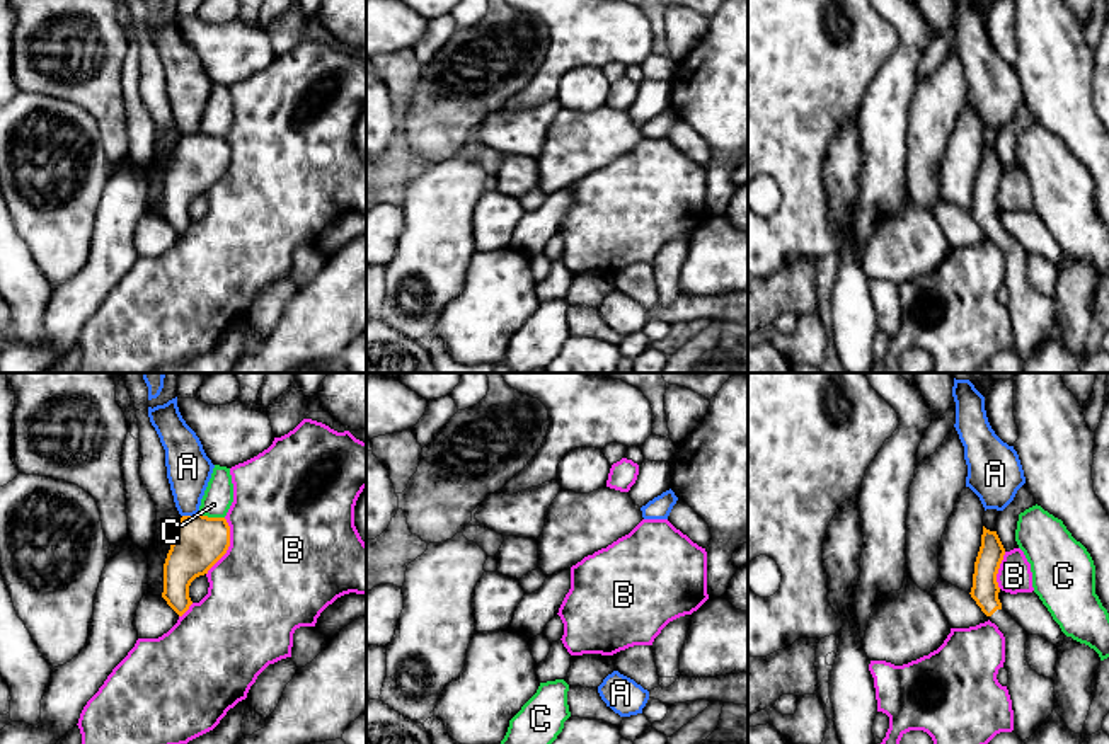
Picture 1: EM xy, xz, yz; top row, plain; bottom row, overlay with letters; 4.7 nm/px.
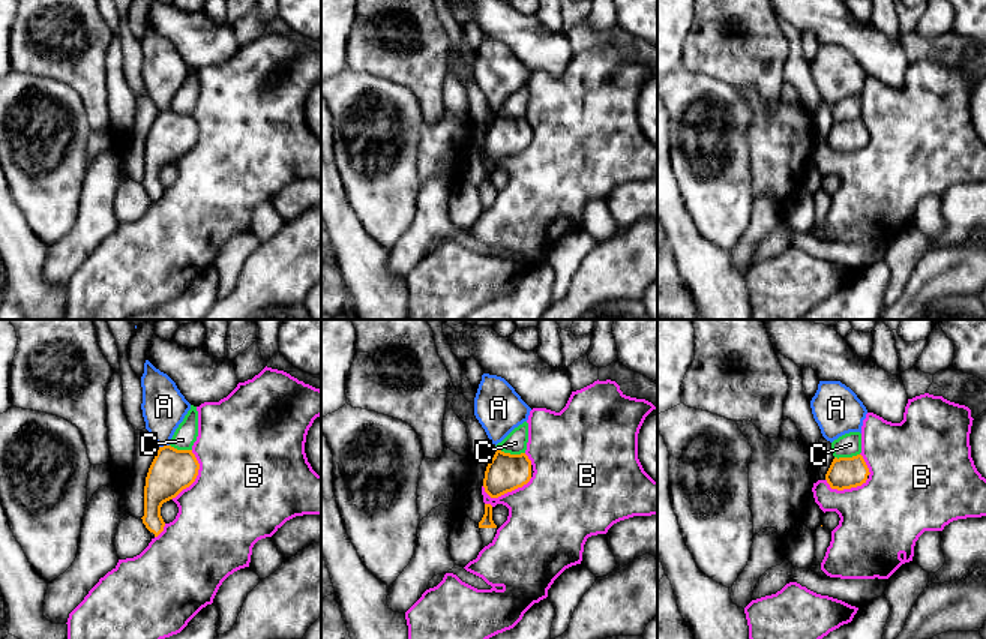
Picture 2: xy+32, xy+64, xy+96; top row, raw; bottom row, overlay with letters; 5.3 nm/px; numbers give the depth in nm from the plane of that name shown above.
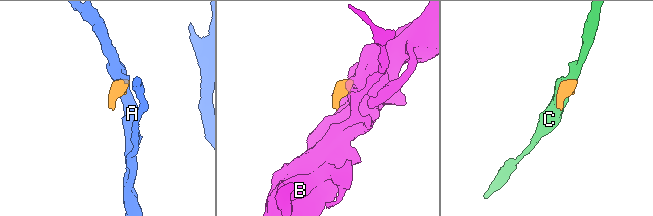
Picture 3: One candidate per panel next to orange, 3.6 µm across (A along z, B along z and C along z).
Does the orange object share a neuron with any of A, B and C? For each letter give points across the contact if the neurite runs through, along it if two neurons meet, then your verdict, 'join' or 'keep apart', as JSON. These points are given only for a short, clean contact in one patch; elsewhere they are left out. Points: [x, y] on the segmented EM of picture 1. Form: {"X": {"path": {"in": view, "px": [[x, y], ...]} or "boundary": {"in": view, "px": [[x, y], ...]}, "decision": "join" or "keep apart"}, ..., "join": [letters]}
{"A": {"decision": "keep apart"}, "B": {"decision": "keep apart"}, "C": {"decision": "keep apart"}, "join": []}

